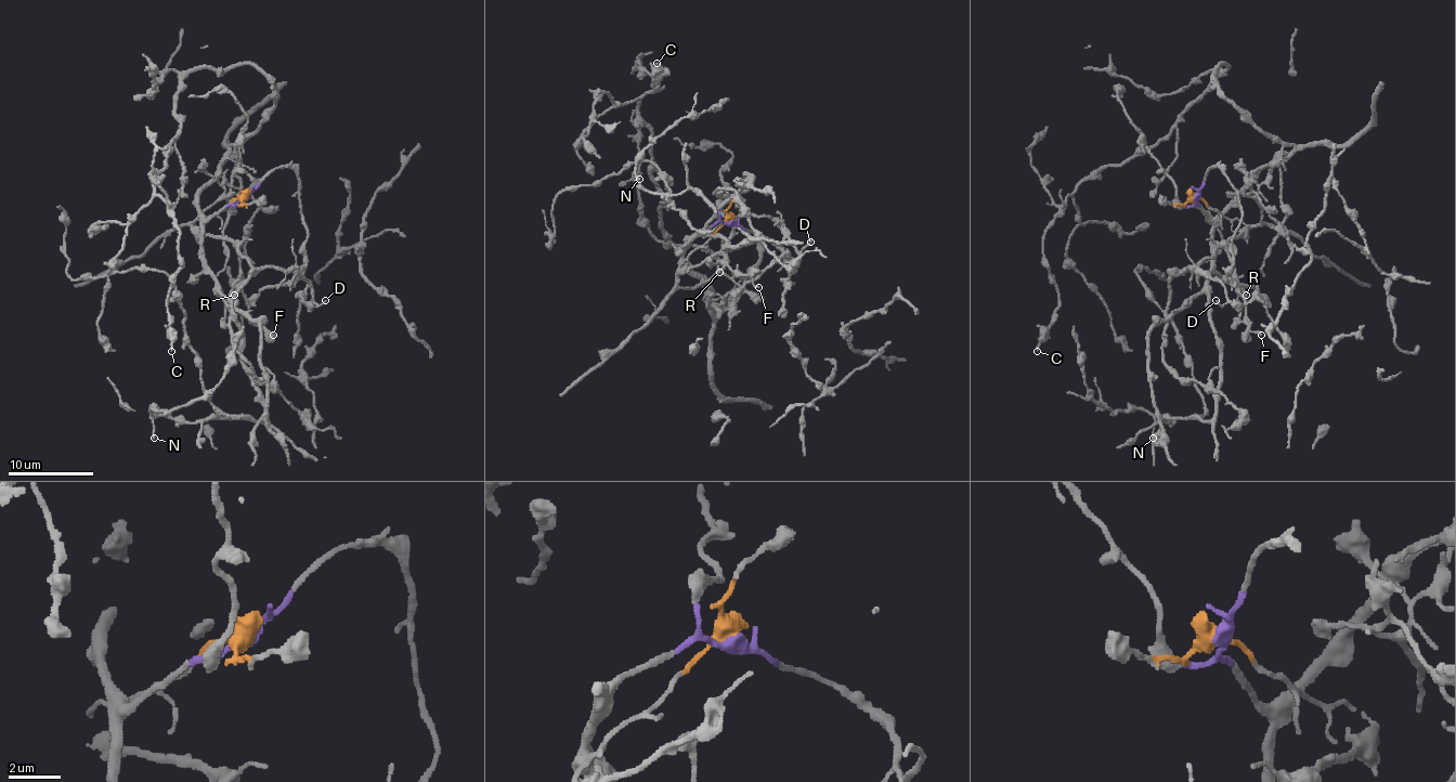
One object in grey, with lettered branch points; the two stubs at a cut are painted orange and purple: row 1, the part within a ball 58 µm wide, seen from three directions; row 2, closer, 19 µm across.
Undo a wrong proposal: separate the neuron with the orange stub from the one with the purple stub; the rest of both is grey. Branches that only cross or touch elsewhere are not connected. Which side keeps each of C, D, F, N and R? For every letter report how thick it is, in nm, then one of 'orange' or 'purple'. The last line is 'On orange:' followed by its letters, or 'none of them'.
C: calibre 200 nm; purple
D: calibre 140 nm; orange
F: calibre 120 nm; orange
N: calibre 130 nm; purple
R: calibre 170 nm; orange
On orange: D, F, R

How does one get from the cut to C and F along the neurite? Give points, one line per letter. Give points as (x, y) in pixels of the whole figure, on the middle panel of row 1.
C: (729, 219), (683, 264), (717, 320), (759, 247), (711, 253), (663, 230), (638, 102), (657, 63)
F: (729, 219), (683, 264), (680, 271), (718, 253), (733, 271), (749, 275), (759, 287)

